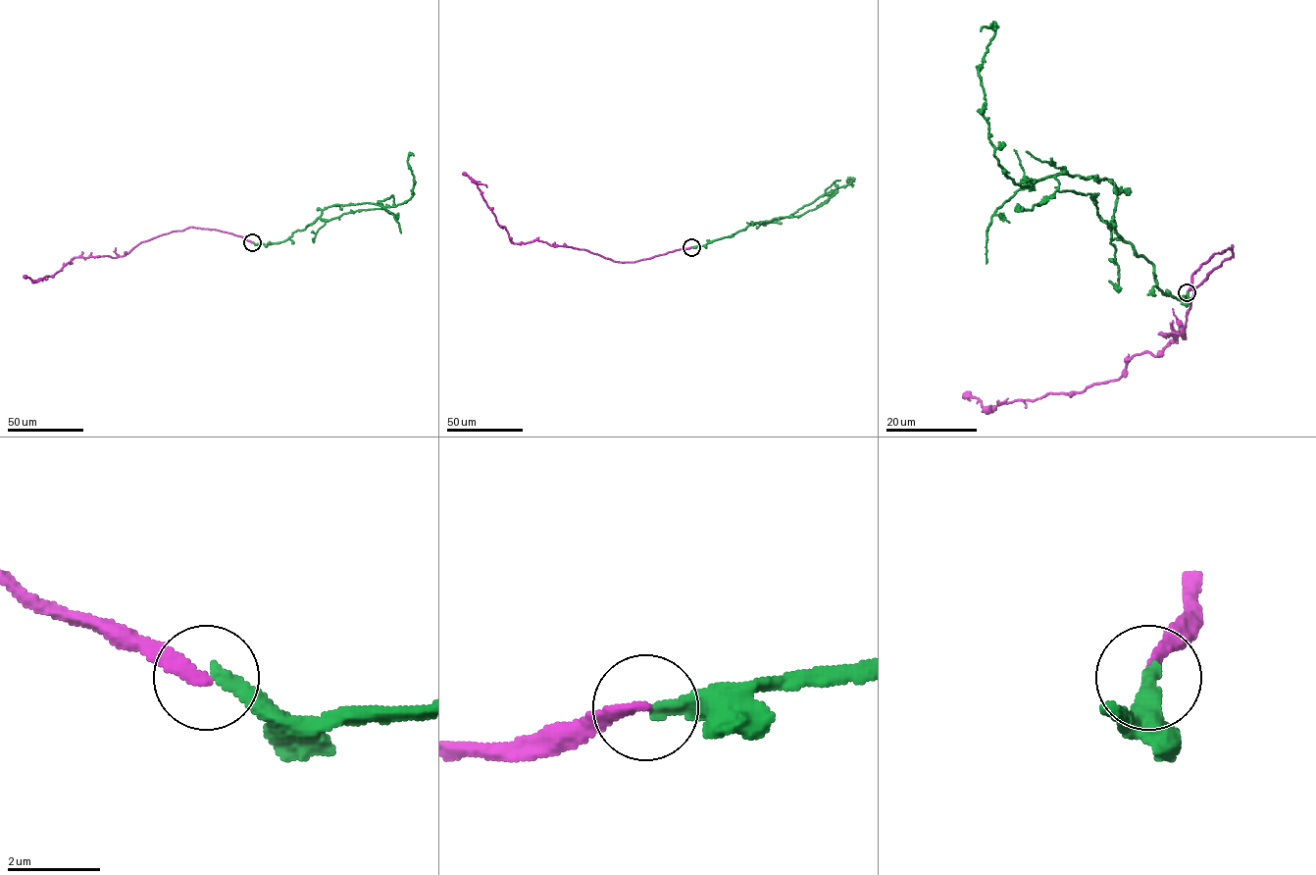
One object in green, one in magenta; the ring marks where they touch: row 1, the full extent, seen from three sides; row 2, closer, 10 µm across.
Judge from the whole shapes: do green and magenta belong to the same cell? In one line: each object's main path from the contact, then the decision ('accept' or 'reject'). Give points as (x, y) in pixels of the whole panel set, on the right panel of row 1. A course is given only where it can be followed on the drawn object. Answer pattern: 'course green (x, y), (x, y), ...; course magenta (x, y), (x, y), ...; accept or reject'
course green (1188, 292), (1166, 295), (1116, 231), (1107, 180), (1023, 186), (1003, 172), (980, 70), (995, 31), (981, 30); course magenta (1188, 292), (1232, 245), (1193, 290), (1184, 338), (1166, 334), (1116, 380), (984, 408), (964, 393); reject

